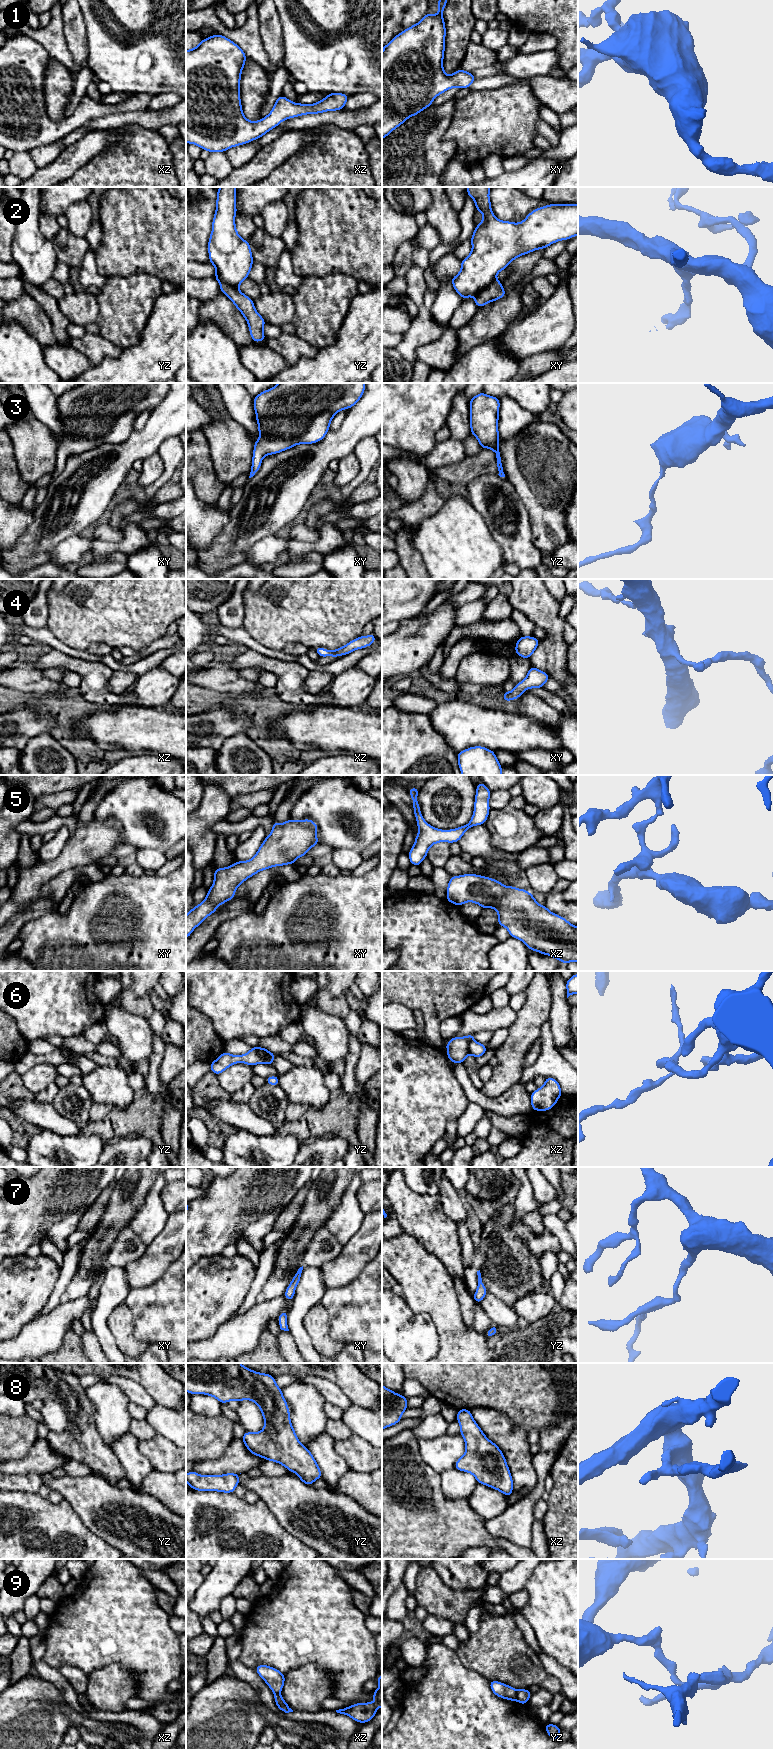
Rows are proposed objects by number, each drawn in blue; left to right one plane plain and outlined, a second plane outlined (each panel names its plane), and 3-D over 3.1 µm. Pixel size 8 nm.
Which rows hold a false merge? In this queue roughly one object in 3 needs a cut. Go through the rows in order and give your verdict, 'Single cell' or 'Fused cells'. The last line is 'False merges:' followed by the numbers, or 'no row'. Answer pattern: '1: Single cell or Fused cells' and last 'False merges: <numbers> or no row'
1: Single cell
2: Fused cells
3: Single cell
4: Single cell
5: Single cell
6: Fused cells
7: Single cell
8: Single cell
9: Fused cells
False merges: 2, 6, 9

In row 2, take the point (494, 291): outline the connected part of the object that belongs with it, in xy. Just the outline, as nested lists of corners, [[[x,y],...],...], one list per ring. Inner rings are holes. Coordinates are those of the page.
[[[495,279],[490,285],[475,296],[474,302],[476,306],[480,308],[487,303],[503,298],[505,295],[506,292],[502,287],[501,281]]]

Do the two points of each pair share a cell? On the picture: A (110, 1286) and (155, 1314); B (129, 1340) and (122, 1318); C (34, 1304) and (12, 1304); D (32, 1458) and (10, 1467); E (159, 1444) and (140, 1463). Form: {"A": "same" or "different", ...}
{"A": "different", "B": "same", "C": "same", "D": "same", "E": "different"}

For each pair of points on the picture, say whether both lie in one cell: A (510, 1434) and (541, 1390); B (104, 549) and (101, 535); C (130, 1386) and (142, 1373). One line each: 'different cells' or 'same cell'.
A: different cells
B: different cells
C: different cells

